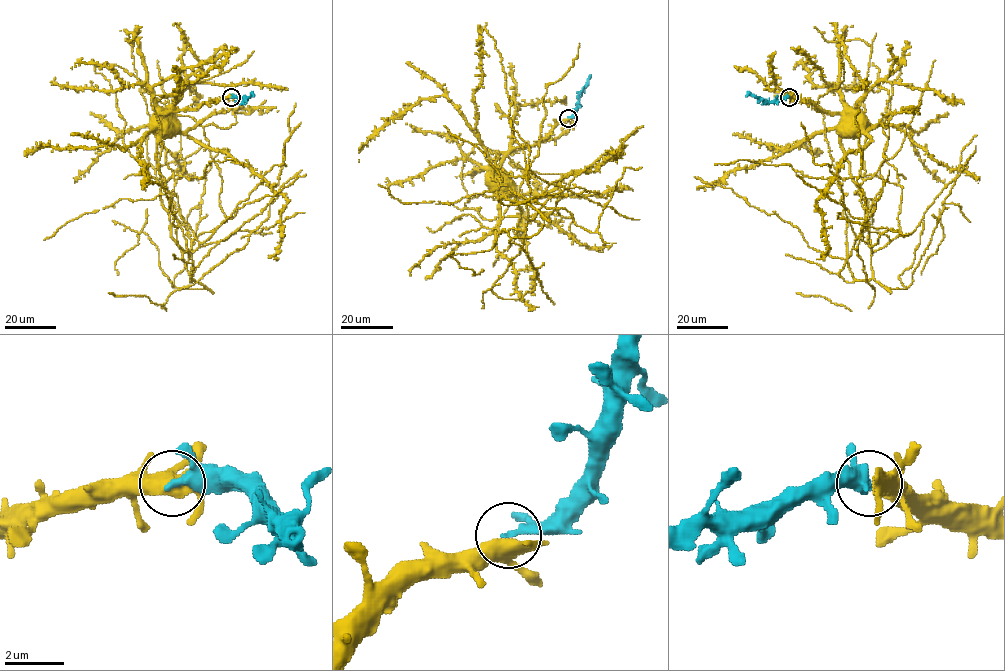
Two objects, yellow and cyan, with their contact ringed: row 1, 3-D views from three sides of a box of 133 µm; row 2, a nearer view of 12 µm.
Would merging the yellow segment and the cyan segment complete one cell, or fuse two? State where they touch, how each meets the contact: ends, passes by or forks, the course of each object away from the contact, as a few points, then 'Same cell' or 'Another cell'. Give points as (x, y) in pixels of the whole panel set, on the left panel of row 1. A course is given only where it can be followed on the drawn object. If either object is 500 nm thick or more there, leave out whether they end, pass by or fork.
Place: (231, 97). At the ring yellow forks. At the ring cyan passes by. Course of yellow: (231, 97), (204, 102), (196, 108), (163, 112), (159, 119), (163, 129). Course of cyan: (231, 97), (242, 101), (251, 94), (254, 96). Same cell

